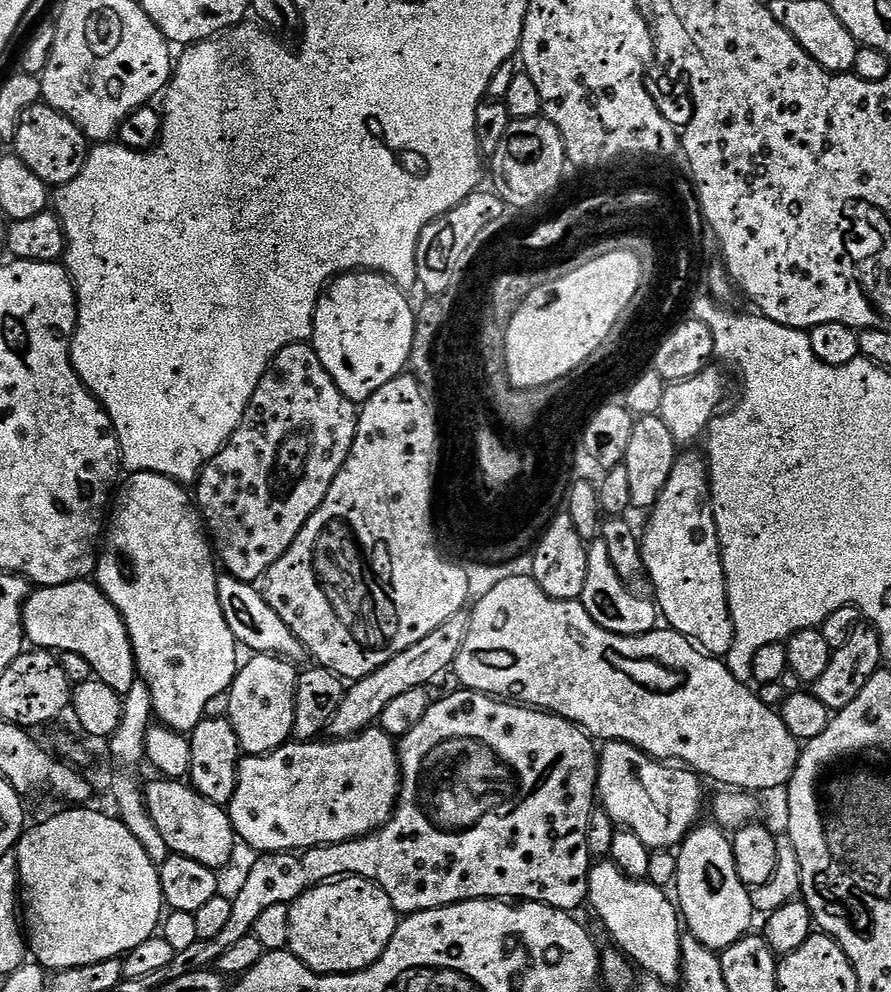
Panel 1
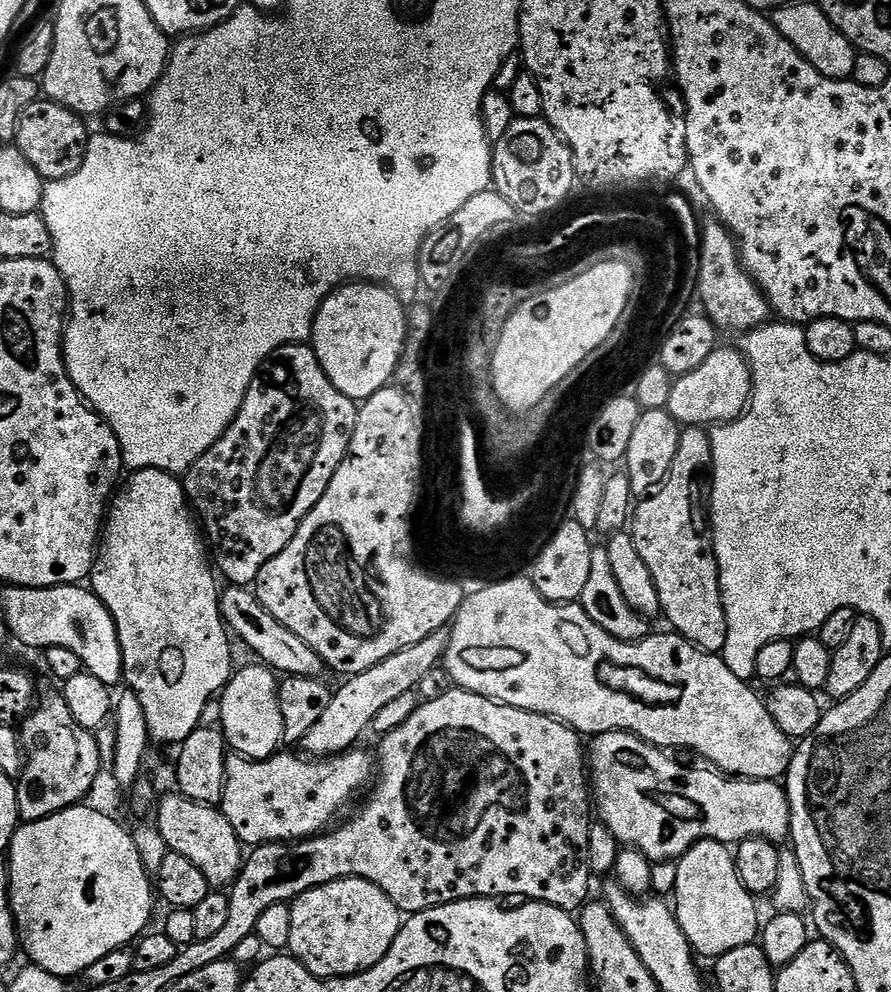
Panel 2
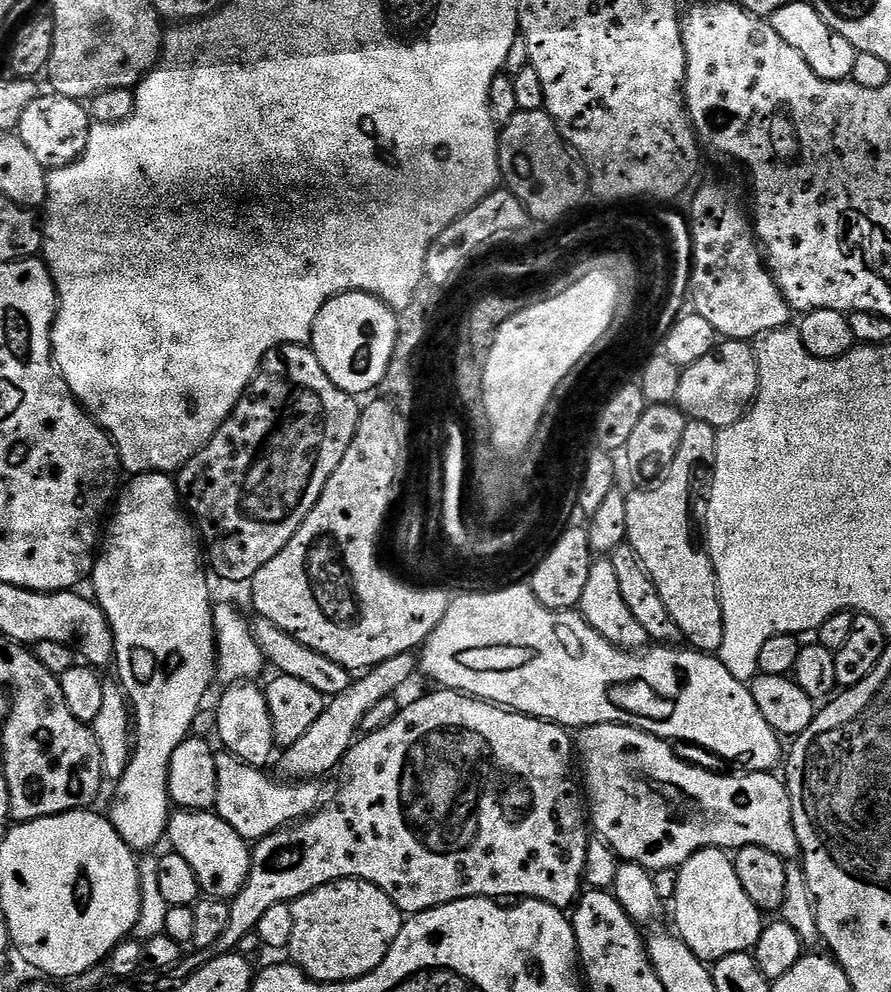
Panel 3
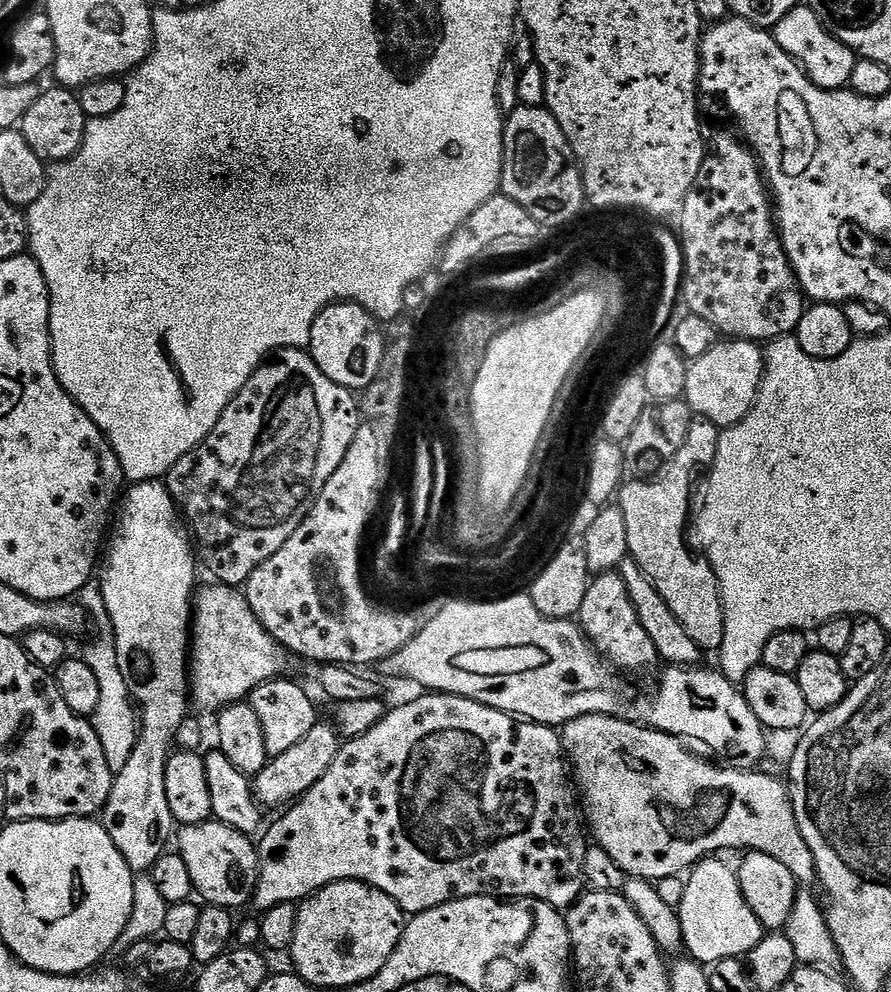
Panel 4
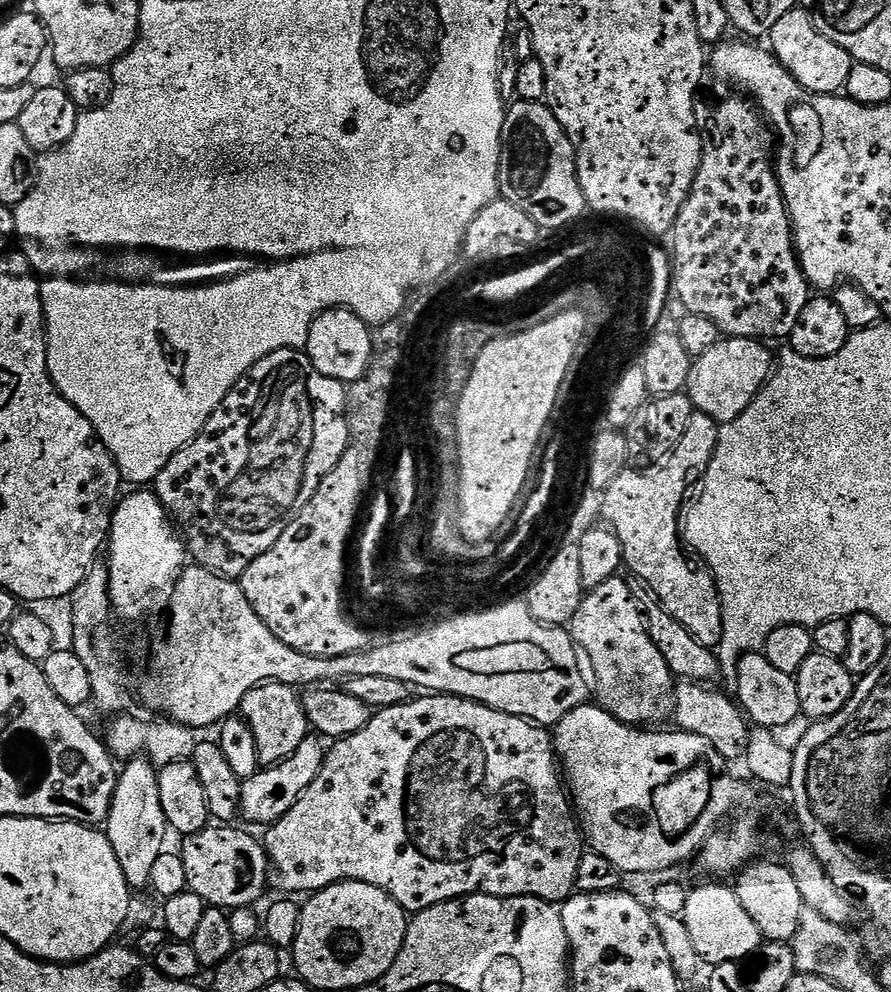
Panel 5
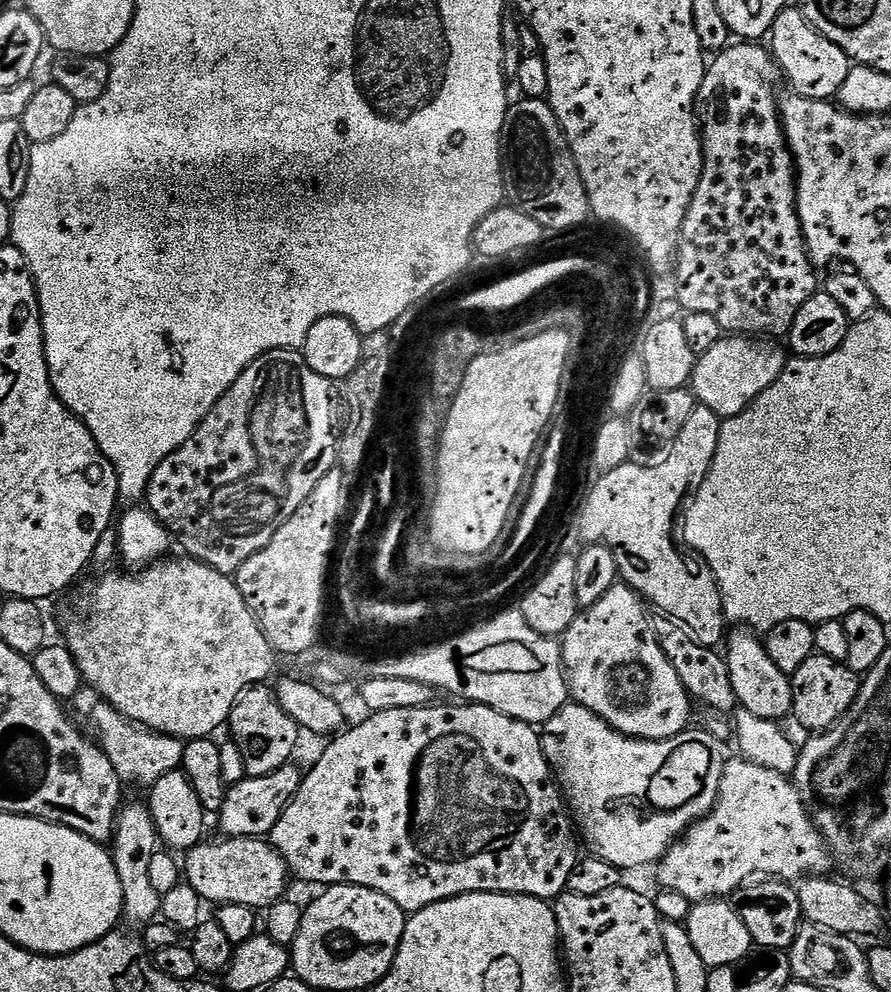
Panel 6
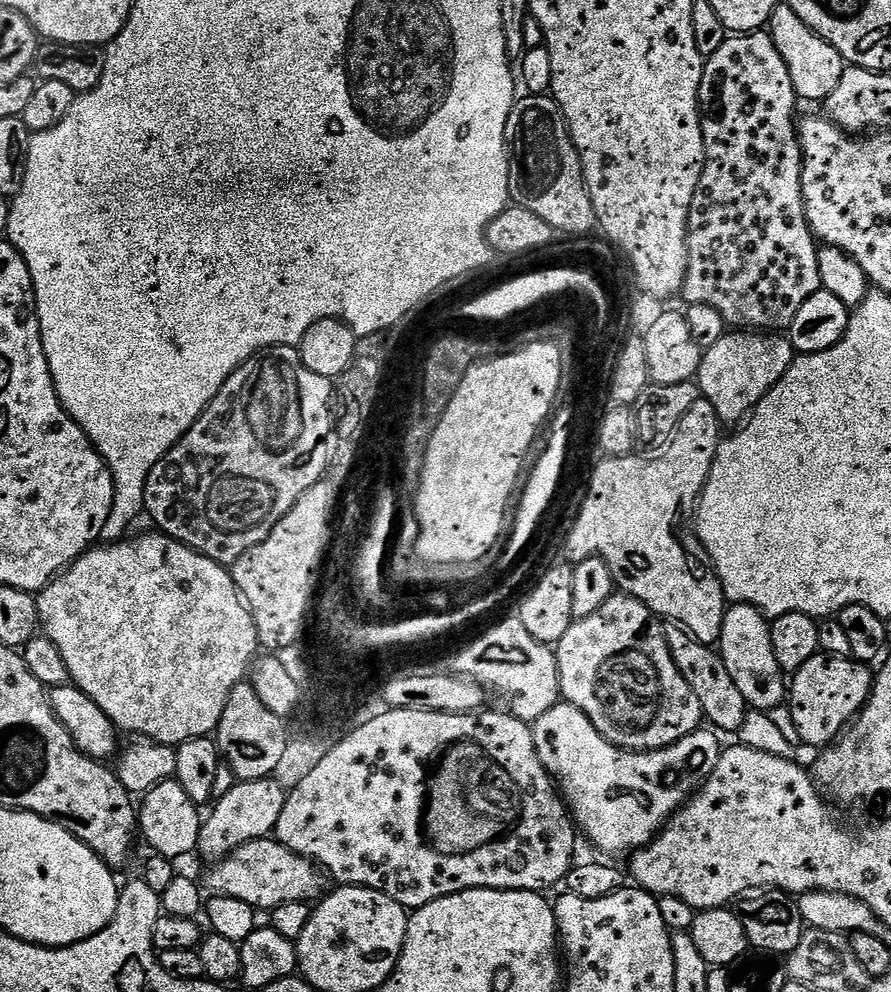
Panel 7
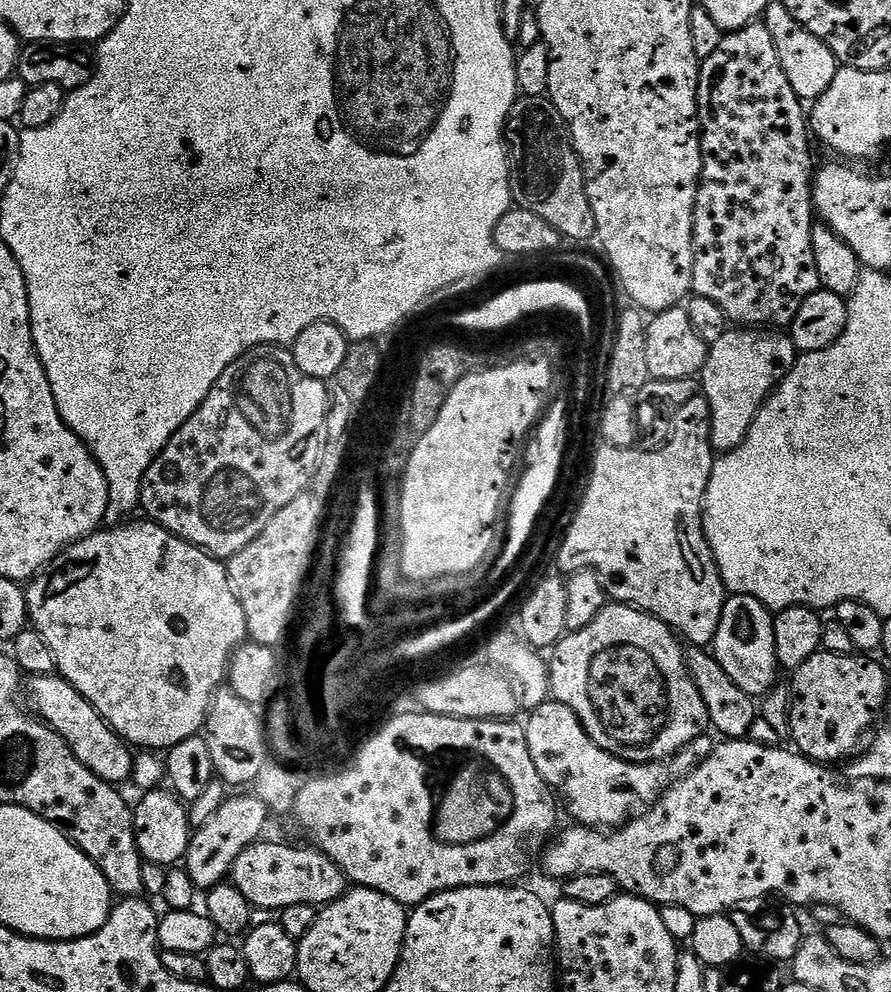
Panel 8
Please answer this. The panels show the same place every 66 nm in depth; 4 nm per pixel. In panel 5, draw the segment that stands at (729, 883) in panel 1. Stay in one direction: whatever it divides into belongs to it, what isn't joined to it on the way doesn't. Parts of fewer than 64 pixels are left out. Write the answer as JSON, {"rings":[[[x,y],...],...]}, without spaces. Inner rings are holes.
{"rings":[[[708,882],[701,888],[692,888],[688,894],[688,901],[684,907],[683,918],[686,922],[686,930],[690,930],[690,939],[694,941],[694,950],[698,950],[701,961],[705,965],[715,966],[722,962],[744,962],[747,956],[752,956],[756,952],[756,947],[762,944],[762,937],[758,926],[750,919],[750,914],[742,907],[742,902],[738,902],[735,891],[728,888],[724,882]]]}

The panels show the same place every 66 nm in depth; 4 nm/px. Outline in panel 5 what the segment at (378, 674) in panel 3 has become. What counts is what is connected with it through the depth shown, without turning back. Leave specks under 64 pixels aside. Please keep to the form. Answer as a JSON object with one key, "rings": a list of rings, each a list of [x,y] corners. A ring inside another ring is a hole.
{"rings":[[[310,734],[302,746],[298,746],[294,755],[288,756],[280,764],[261,767],[260,771],[243,781],[240,786],[239,815],[245,816],[252,824],[264,824],[263,826],[271,826],[278,818],[282,818],[322,770],[326,748],[319,742],[321,743],[315,735]]]}

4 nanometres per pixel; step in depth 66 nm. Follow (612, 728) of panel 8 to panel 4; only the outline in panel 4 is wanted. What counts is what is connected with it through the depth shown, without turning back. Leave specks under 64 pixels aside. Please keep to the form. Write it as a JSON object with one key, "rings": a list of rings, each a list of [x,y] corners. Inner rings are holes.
{"rings":[[[619,571],[601,572],[589,583],[586,598],[582,598],[578,624],[592,647],[609,665],[612,663],[616,668],[636,672],[639,668],[648,668],[652,663],[657,663],[654,642],[650,642],[646,630],[642,630],[642,622],[638,622],[638,614],[630,602]]]}

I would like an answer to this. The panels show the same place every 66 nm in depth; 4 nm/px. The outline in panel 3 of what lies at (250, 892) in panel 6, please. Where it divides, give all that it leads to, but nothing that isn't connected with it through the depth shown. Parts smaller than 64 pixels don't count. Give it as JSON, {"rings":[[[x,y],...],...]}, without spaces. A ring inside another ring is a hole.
{"rings":[[[173,811],[168,818],[166,840],[167,843],[172,843],[169,844],[171,851],[182,854],[182,858],[186,858],[186,862],[190,862],[194,874],[198,874],[200,891],[205,897],[230,902],[242,890],[242,886],[246,886],[246,878],[250,874],[250,866],[252,865],[252,848],[249,841],[243,840],[238,834],[238,830],[234,830],[234,826],[226,823],[223,818],[216,815],[215,811]]]}

